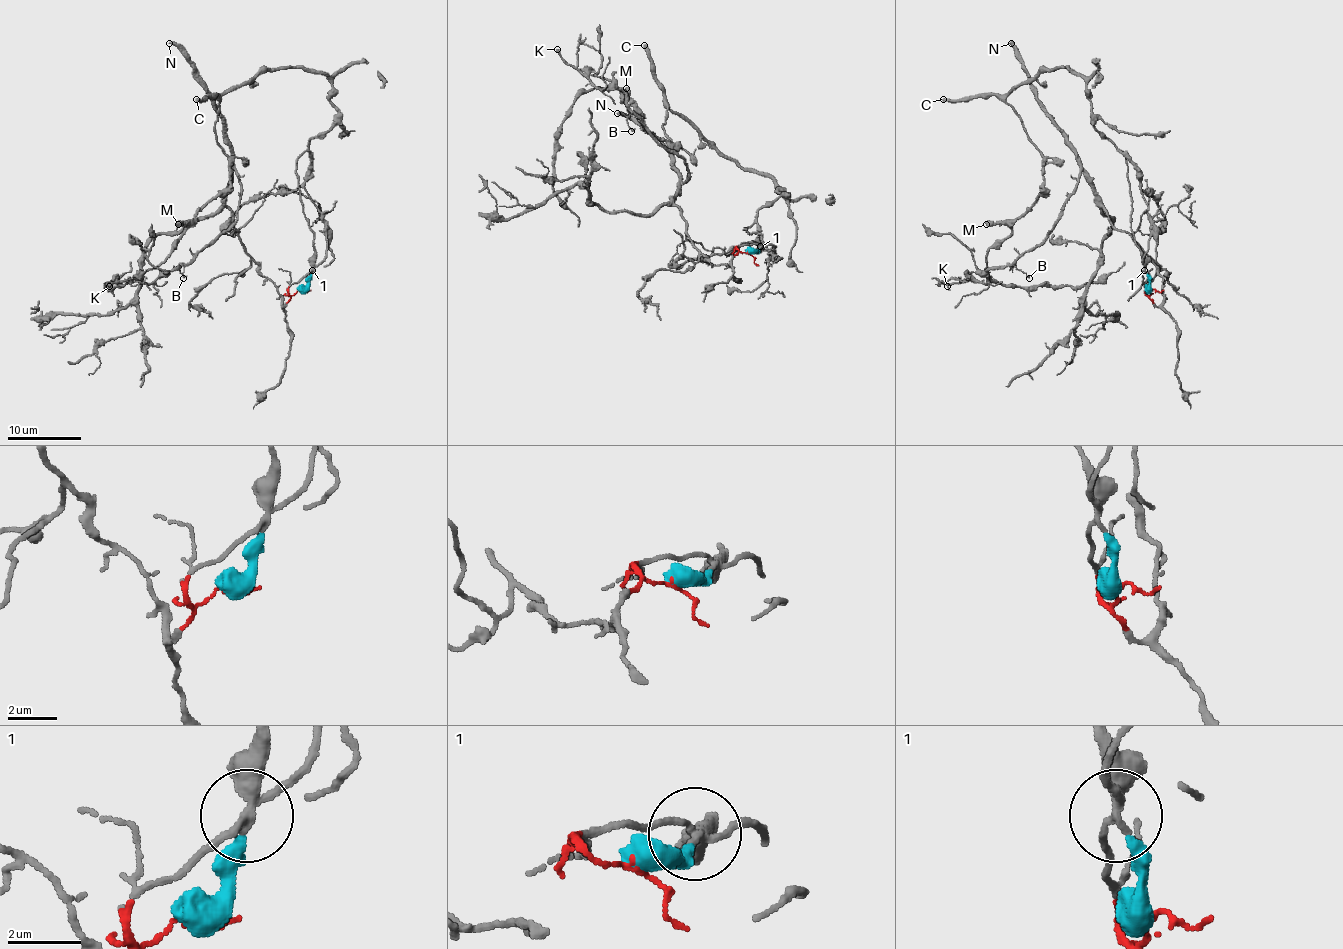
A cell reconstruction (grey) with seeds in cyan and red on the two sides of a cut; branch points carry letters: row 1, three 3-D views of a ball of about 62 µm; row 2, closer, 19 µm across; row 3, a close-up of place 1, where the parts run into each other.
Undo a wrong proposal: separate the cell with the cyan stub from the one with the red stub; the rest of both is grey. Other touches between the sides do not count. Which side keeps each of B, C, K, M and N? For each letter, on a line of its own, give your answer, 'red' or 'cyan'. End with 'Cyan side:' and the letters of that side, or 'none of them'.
B: red
C: cyan
K: red
M: cyan
N: red
Cyan side: C, M

